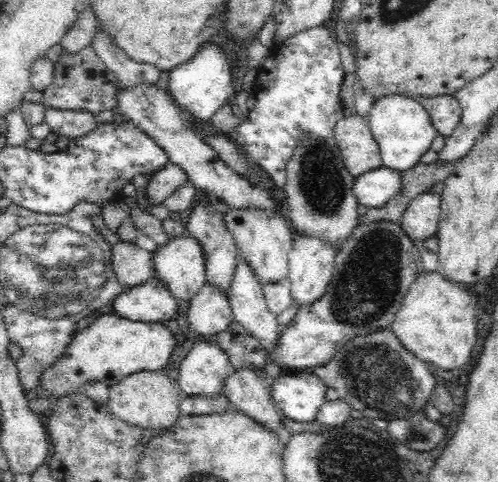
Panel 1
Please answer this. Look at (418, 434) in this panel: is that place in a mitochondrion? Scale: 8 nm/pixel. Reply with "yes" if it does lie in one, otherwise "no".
yes

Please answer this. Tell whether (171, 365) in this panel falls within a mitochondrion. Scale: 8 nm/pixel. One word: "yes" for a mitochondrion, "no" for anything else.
no

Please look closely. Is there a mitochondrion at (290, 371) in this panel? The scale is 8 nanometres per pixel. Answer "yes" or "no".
no

